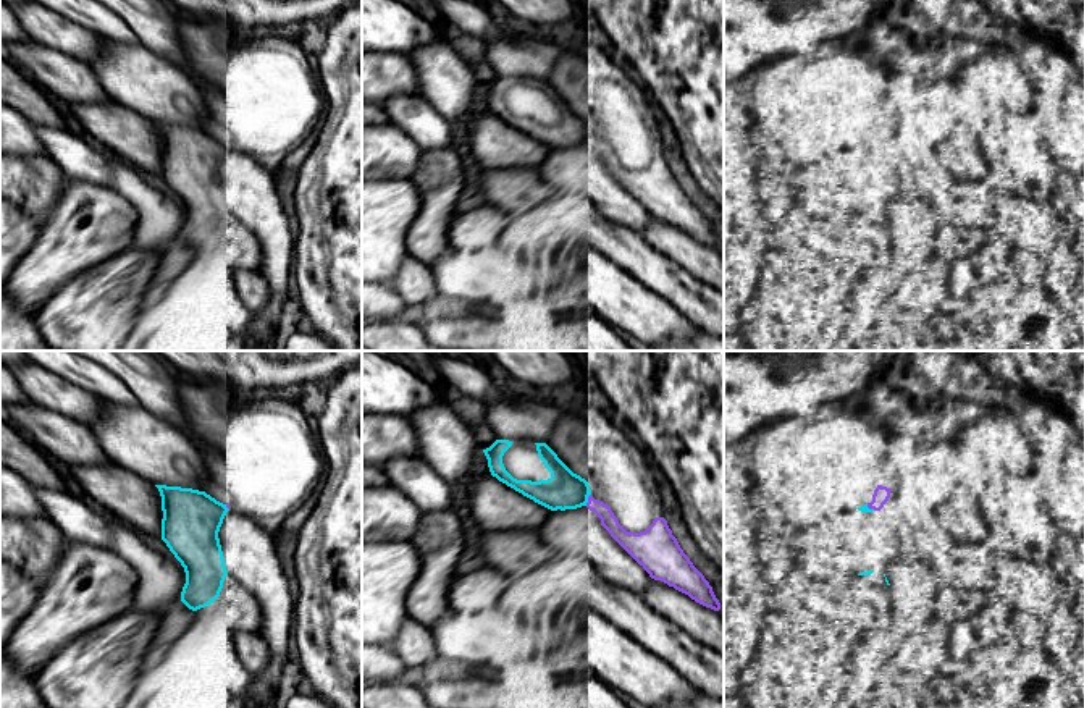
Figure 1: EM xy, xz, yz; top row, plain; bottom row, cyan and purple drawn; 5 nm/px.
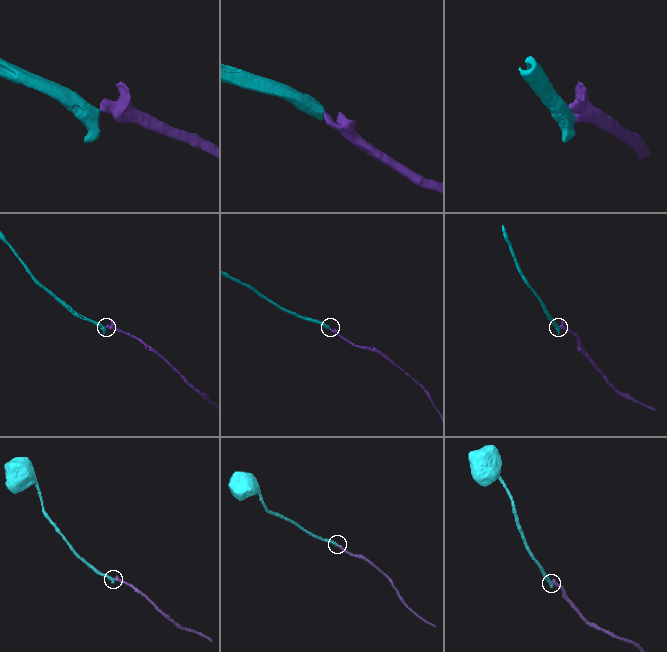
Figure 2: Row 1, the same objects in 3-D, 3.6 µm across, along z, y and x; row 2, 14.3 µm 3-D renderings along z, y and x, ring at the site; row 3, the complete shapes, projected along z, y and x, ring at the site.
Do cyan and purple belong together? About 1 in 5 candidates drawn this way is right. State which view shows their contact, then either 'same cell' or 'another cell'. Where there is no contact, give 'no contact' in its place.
xz | another cell

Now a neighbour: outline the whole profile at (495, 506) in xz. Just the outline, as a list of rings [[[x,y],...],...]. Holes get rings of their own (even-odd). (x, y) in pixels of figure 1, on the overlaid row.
[[[472,475],[465,483],[470,517],[488,532],[538,532],[551,509],[523,496],[493,475]]]

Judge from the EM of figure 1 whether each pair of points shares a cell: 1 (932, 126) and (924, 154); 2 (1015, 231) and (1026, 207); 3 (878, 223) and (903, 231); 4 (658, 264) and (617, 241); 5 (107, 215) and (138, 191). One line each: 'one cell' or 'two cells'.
1: one cell
2: one cell
3: two cells
4: one cell
5: two cells

